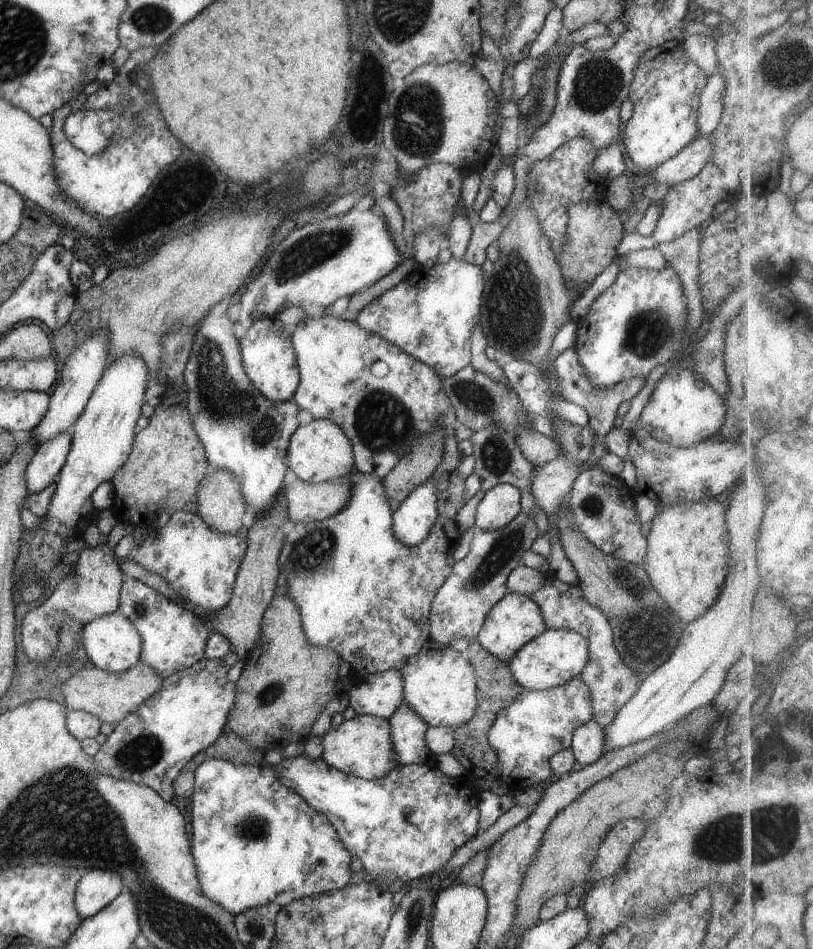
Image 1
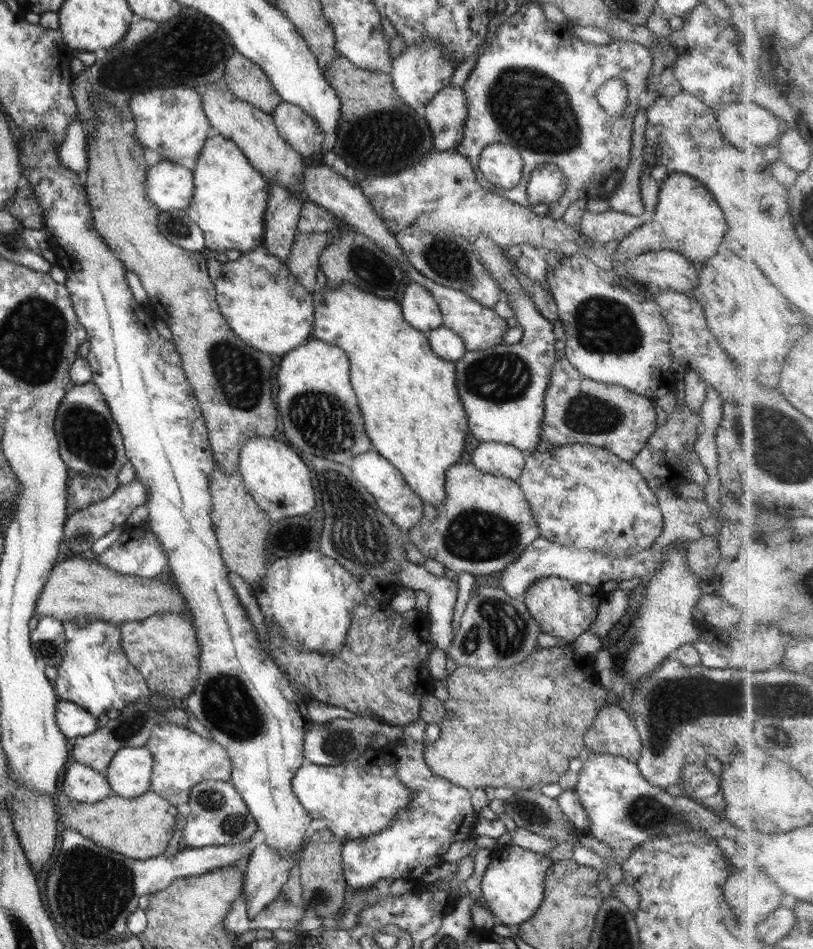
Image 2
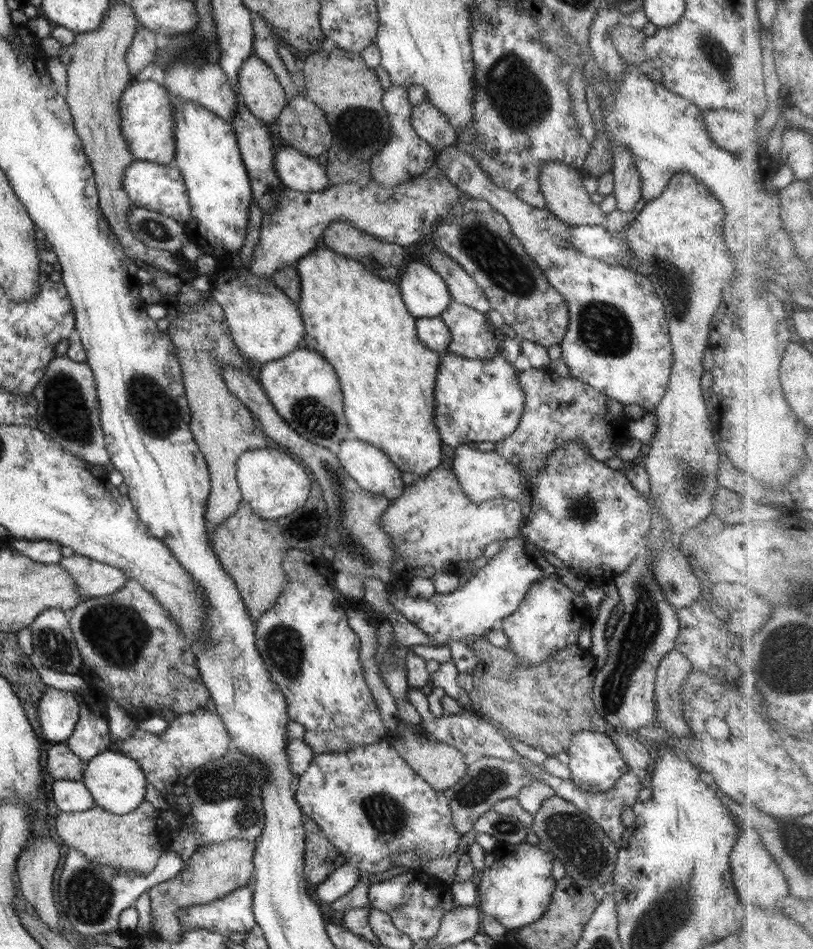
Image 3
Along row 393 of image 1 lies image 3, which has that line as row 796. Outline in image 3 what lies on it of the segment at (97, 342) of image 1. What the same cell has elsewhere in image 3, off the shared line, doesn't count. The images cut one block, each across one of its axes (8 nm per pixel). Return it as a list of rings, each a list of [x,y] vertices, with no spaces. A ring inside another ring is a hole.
[[[56,780],[52,784],[52,798],[66,813],[80,813],[95,807],[94,797],[82,781]]]

